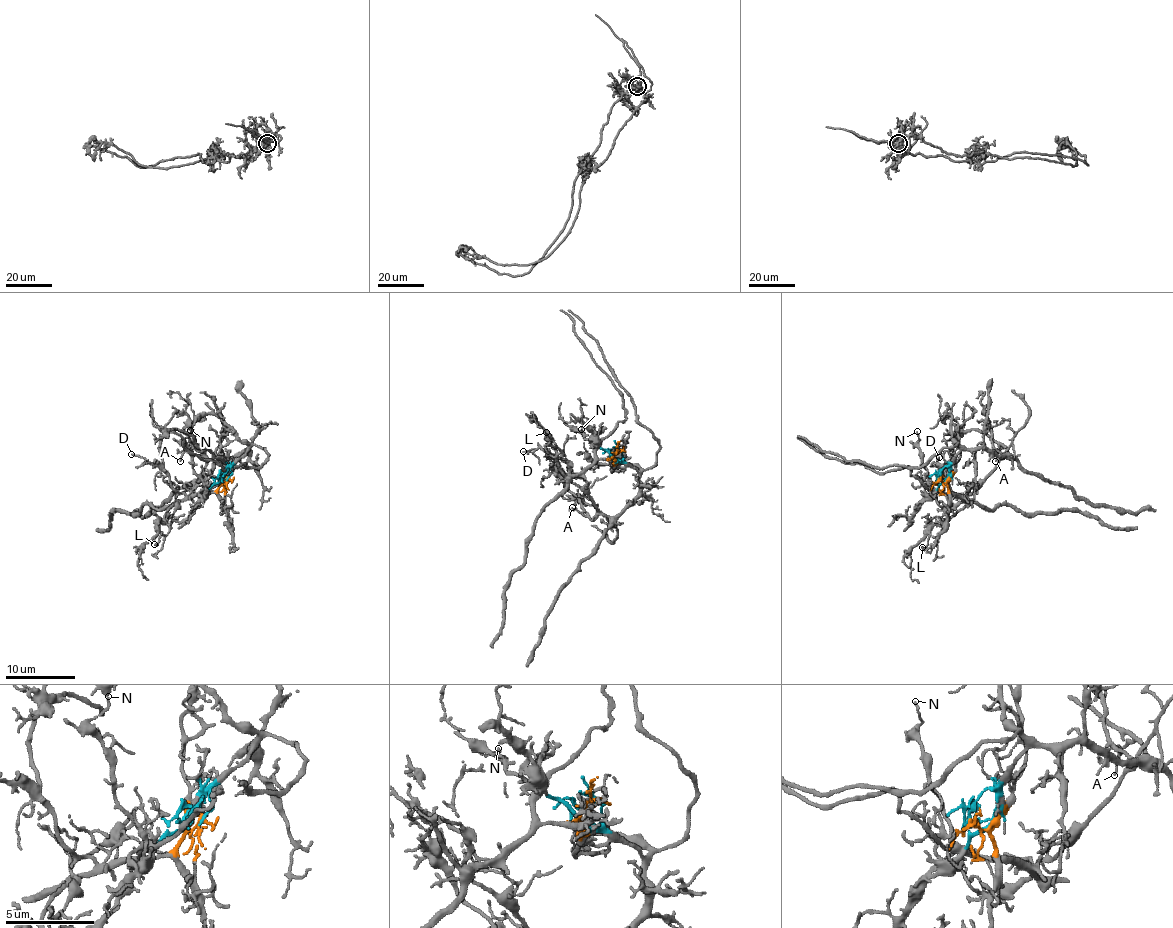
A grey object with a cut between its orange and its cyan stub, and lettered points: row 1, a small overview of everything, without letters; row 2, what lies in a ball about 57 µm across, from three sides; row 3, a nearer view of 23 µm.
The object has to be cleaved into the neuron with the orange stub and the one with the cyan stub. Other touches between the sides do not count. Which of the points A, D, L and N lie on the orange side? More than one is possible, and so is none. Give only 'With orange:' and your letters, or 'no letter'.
With orange: D, L, N

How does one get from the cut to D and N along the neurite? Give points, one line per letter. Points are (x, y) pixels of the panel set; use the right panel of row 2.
D: (942, 473), (949, 493), (962, 495), (950, 488), (936, 465), (939, 456)
N: (942, 473), (947, 493), (938, 493), (931, 486), (917, 444), (917, 432)

